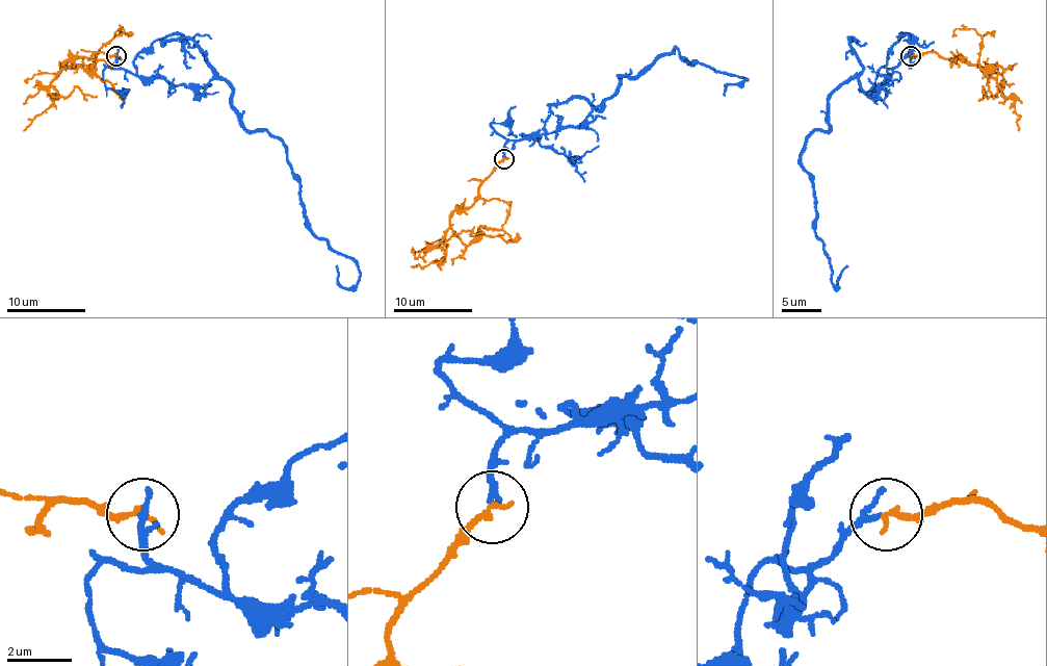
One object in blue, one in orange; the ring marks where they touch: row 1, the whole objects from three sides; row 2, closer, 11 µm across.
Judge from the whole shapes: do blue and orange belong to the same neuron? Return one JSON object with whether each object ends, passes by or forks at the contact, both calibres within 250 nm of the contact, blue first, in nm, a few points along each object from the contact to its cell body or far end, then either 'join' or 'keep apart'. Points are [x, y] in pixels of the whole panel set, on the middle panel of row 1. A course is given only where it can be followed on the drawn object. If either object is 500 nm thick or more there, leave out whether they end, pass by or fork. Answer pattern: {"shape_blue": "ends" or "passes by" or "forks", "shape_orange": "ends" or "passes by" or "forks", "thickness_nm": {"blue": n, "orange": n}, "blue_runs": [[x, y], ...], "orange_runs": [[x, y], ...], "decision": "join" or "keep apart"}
{"shape_blue": "ends", "shape_orange": "ends", "thickness_nm": {"blue": 190, "orange": 190}, "blue_runs": [[504, 157], [512, 139], [583, 124], [619, 76], [634, 78], [676, 48], [748, 80], [724, 94]], "orange_runs": [[504, 159], [478, 199], [459, 207], [452, 232], [468, 245], [480, 227], [502, 229], [509, 209], [502, 201]], "decision": "join"}

